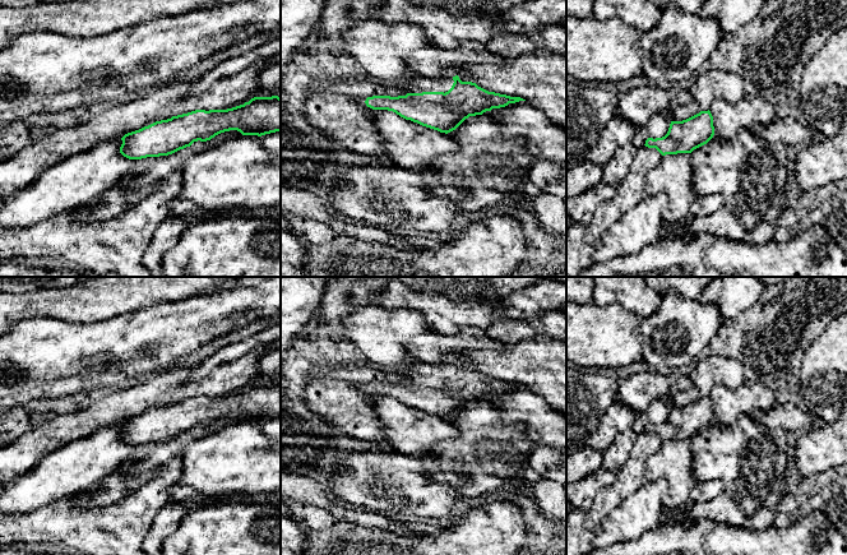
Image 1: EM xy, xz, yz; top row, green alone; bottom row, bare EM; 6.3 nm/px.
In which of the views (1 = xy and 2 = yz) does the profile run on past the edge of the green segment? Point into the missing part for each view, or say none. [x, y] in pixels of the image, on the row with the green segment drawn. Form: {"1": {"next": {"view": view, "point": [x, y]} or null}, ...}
{"1": {"next": null}, "2": {"next": null}}

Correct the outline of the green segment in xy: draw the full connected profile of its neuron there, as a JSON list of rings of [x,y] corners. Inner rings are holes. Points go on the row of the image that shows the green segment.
[[[254,97],[227,110],[195,110],[156,121],[125,134],[120,153],[129,159],[168,156],[230,130],[258,137],[281,131],[281,98]]]

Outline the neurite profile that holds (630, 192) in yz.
[[[645,145],[638,148],[628,174],[616,188],[616,195],[596,209],[593,221],[587,226],[584,232],[587,244],[598,245],[601,236],[643,200],[647,175],[657,167],[662,157],[656,148]]]

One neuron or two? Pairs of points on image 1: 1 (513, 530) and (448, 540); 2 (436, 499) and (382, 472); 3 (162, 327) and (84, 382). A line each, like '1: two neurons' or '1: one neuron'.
1: one neuron
2: one neuron
3: one neuron

